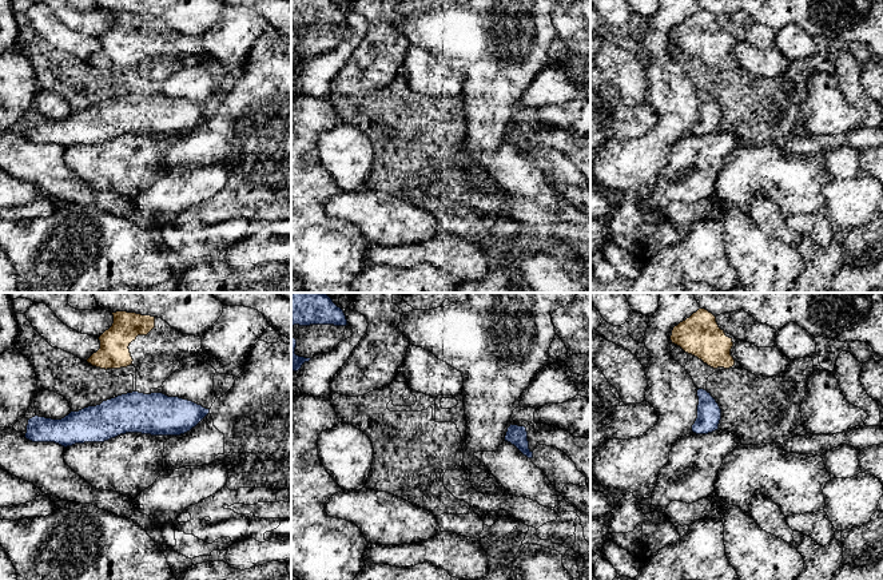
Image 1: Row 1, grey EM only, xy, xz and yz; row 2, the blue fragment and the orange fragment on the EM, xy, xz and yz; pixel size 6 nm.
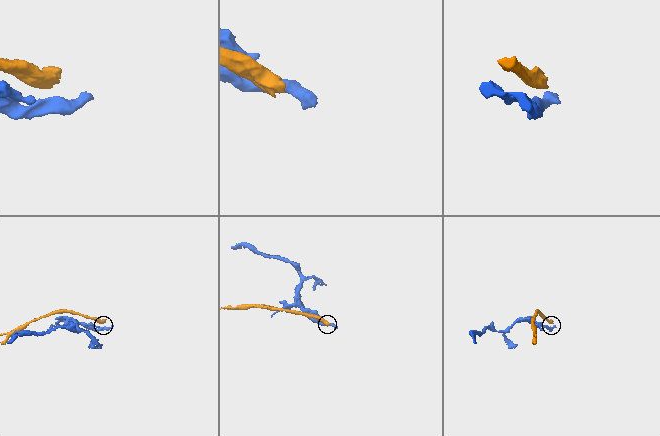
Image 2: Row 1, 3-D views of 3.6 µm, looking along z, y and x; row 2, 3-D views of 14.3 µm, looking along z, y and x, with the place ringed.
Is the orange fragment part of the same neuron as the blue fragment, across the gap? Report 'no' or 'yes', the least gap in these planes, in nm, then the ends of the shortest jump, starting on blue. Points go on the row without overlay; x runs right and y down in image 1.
no | 140 nm | yz (703, 90), (714, 68)

